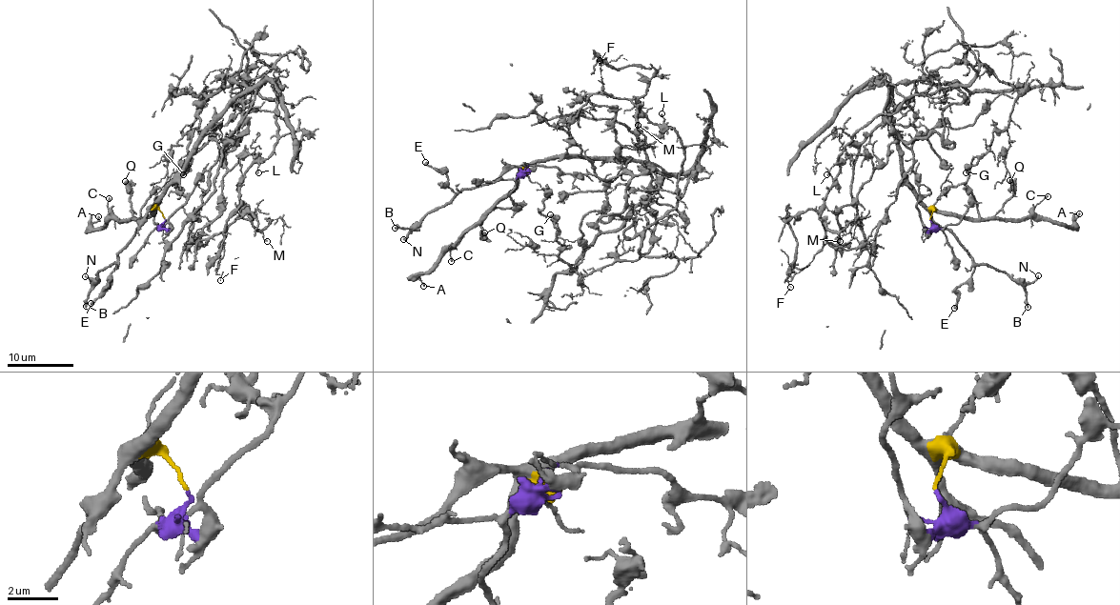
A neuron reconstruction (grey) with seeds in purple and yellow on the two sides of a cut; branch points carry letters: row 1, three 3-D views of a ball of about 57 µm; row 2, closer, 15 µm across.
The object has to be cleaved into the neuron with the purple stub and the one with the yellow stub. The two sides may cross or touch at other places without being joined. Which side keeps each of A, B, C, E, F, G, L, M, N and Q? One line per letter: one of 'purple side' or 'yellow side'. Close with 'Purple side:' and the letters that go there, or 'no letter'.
A: yellow side
B: yellow side
C: yellow side
E: yellow side
F: purple side
G: purple side
L: purple side
M: purple side
N: yellow side
Q: yellow side
Purple side: F, G, L, M

